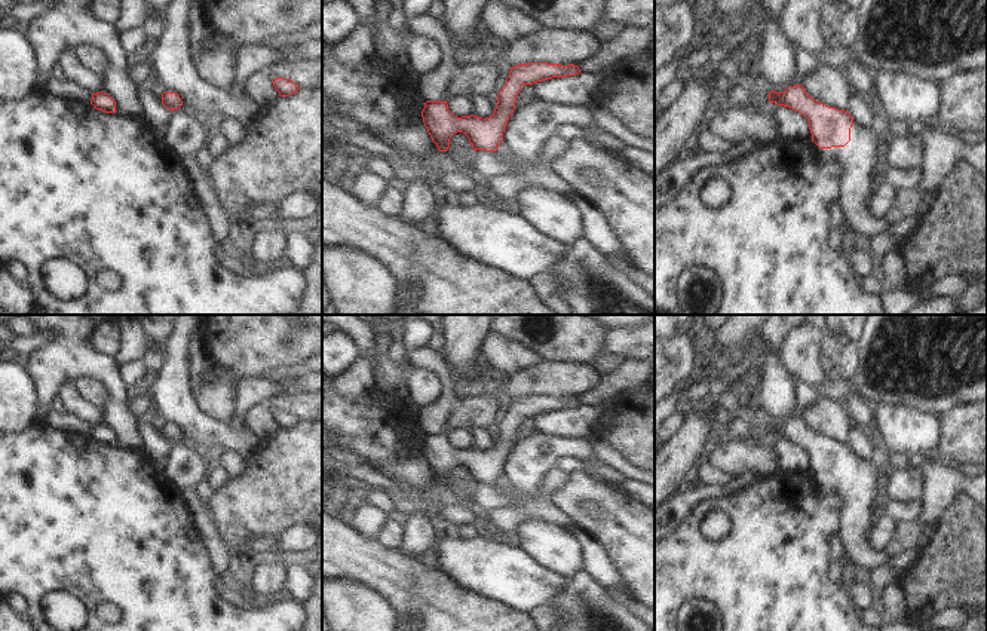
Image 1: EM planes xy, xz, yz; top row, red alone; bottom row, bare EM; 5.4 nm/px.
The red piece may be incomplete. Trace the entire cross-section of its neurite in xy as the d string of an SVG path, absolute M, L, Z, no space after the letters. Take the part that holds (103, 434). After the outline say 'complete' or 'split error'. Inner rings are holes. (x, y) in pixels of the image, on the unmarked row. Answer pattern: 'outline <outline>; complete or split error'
outline M104 423L92 426L91 437L96 442L102 442L105 445L116 445L116 434Z; complete

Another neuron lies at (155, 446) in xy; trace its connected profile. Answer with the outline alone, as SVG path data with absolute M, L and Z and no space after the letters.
M138 419L137 431L141 439L141 451L148 456L153 463L159 468L165 468L168 454L169 454L169 442L153 429L148 419Z

